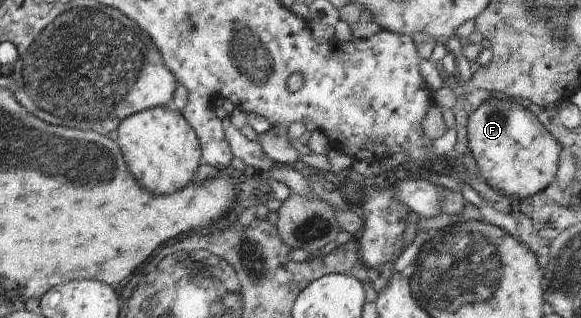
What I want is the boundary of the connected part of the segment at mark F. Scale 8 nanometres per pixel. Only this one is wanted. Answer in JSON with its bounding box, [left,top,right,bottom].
[468,98,563,198]

